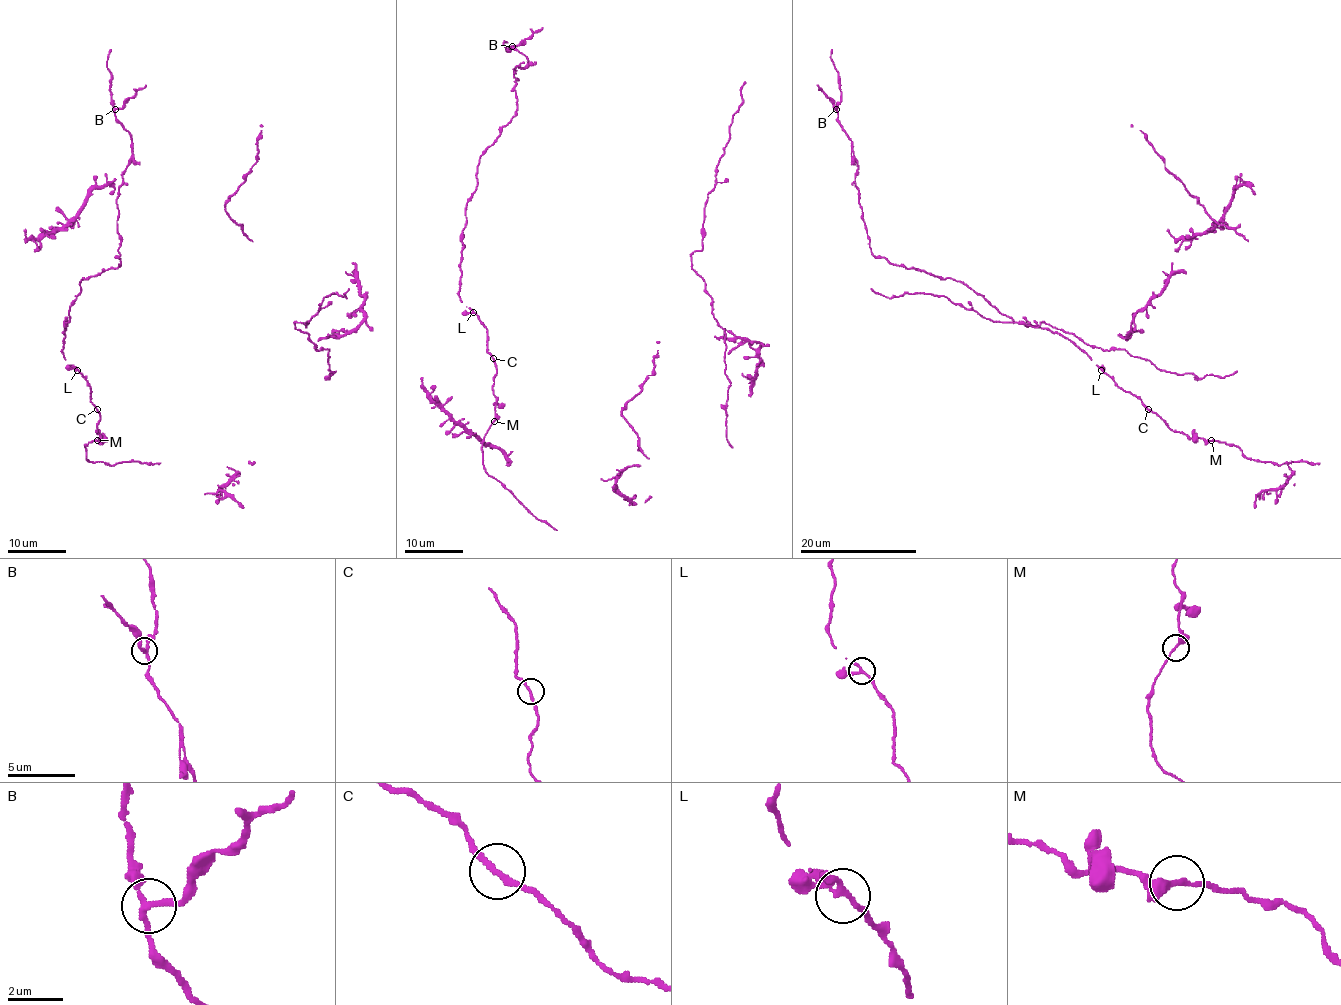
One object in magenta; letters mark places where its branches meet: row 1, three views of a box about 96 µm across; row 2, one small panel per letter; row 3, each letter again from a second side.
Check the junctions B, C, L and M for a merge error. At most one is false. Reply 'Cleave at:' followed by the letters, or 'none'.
Cleave at: B

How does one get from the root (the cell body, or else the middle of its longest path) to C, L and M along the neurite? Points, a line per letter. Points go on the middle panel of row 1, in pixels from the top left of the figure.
C: (494, 375), (497, 372), (494, 359)
L: (494, 375), (497, 366), (486, 351), (486, 326), (473, 312)
M: (494, 375), (494, 421)

